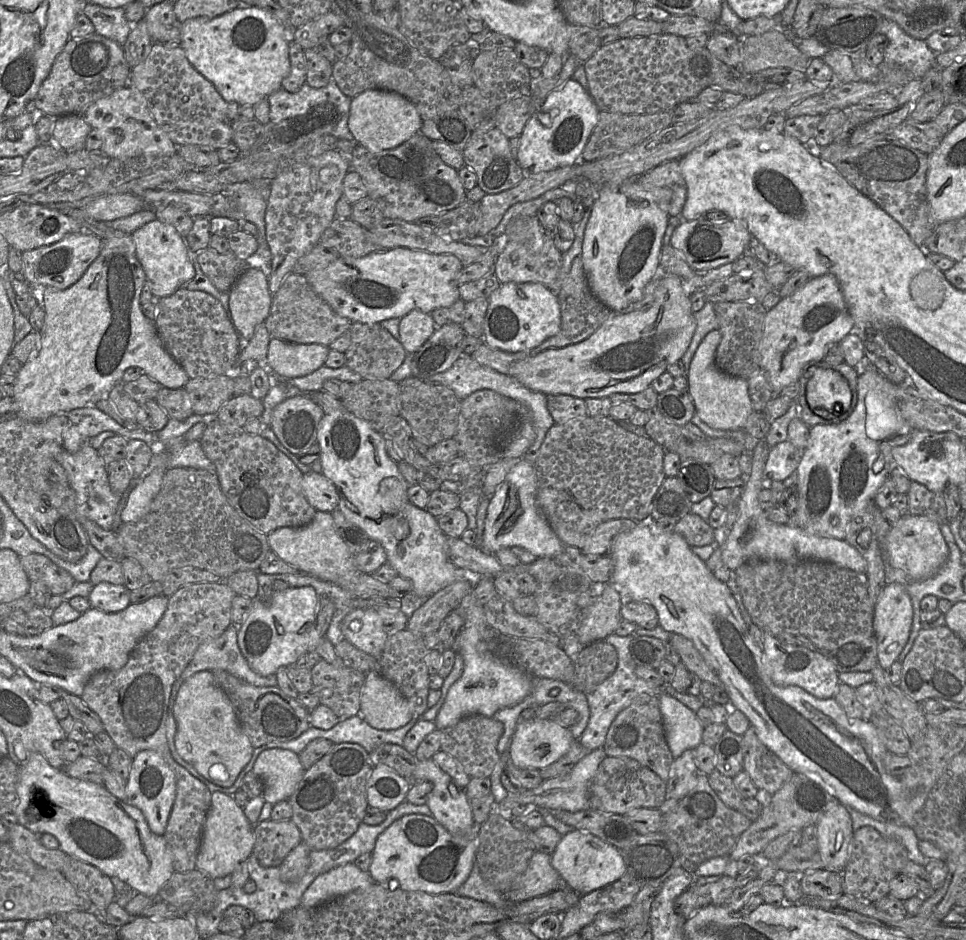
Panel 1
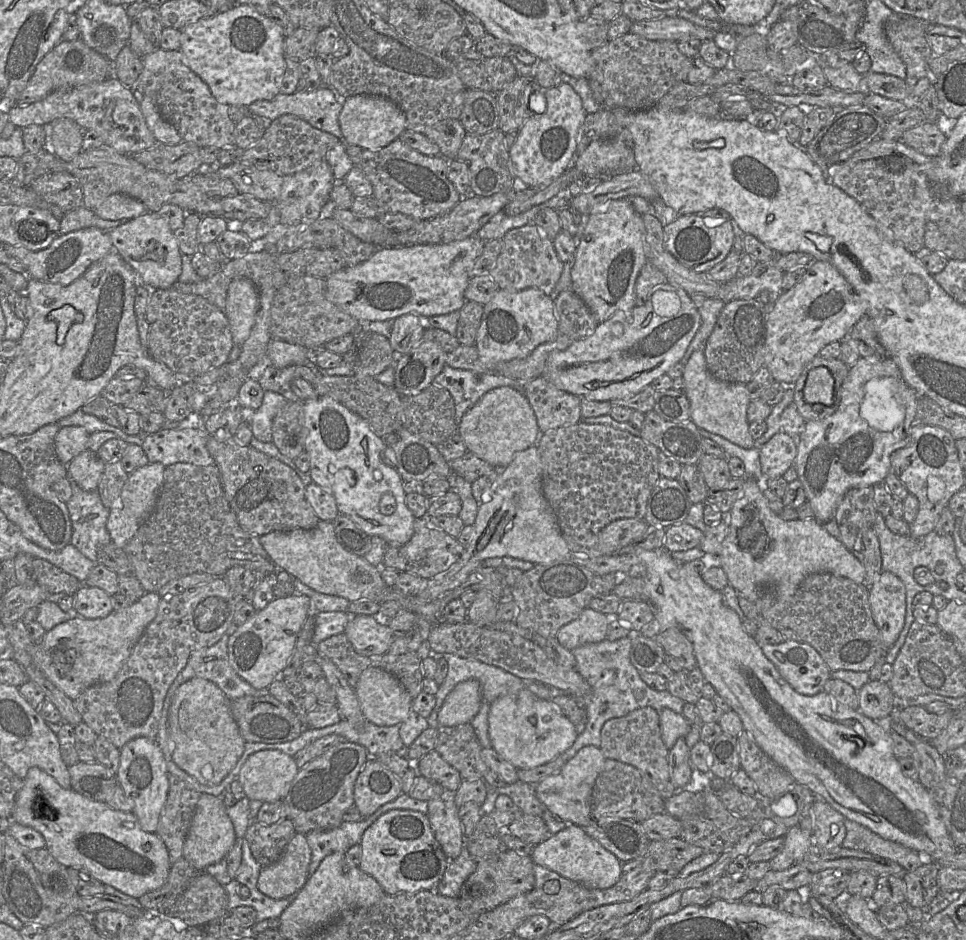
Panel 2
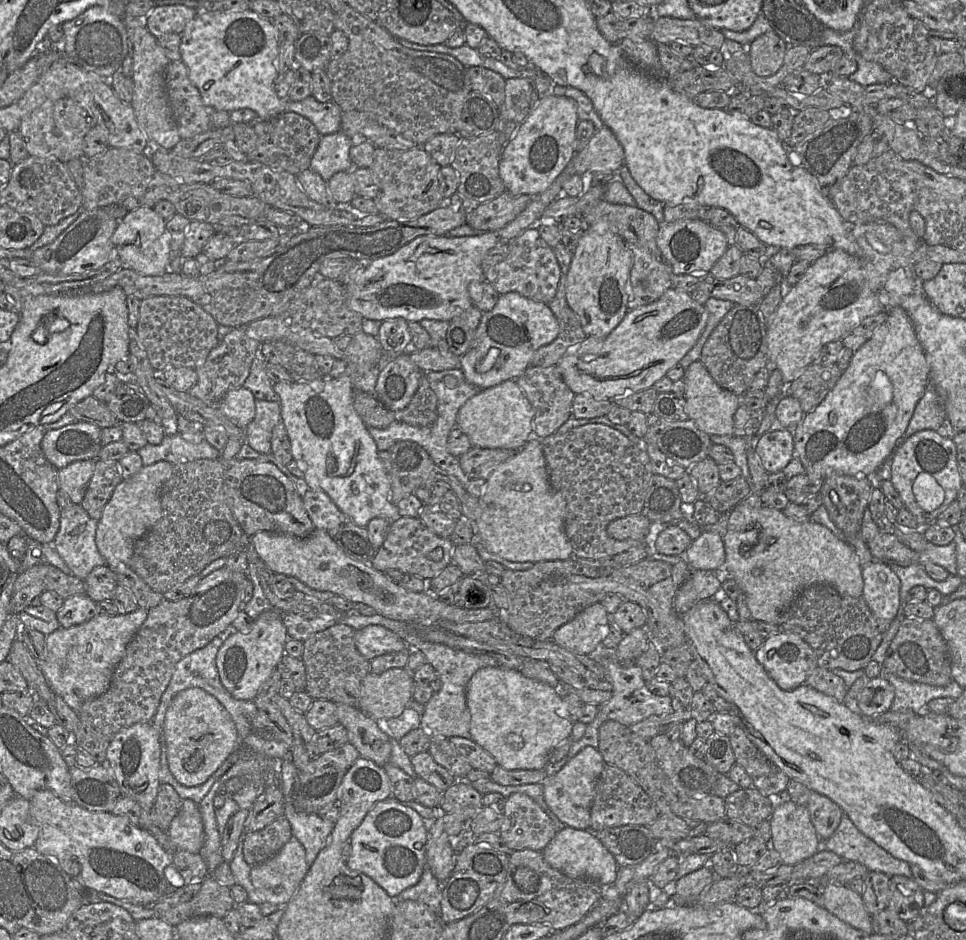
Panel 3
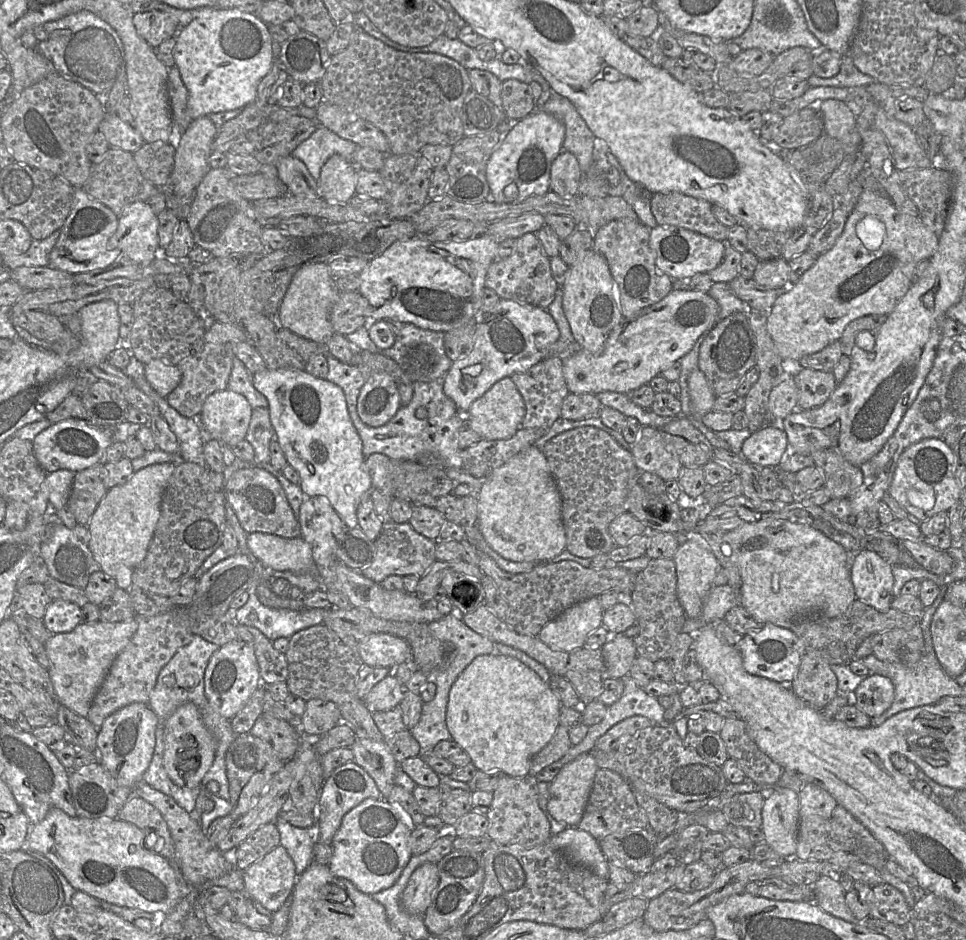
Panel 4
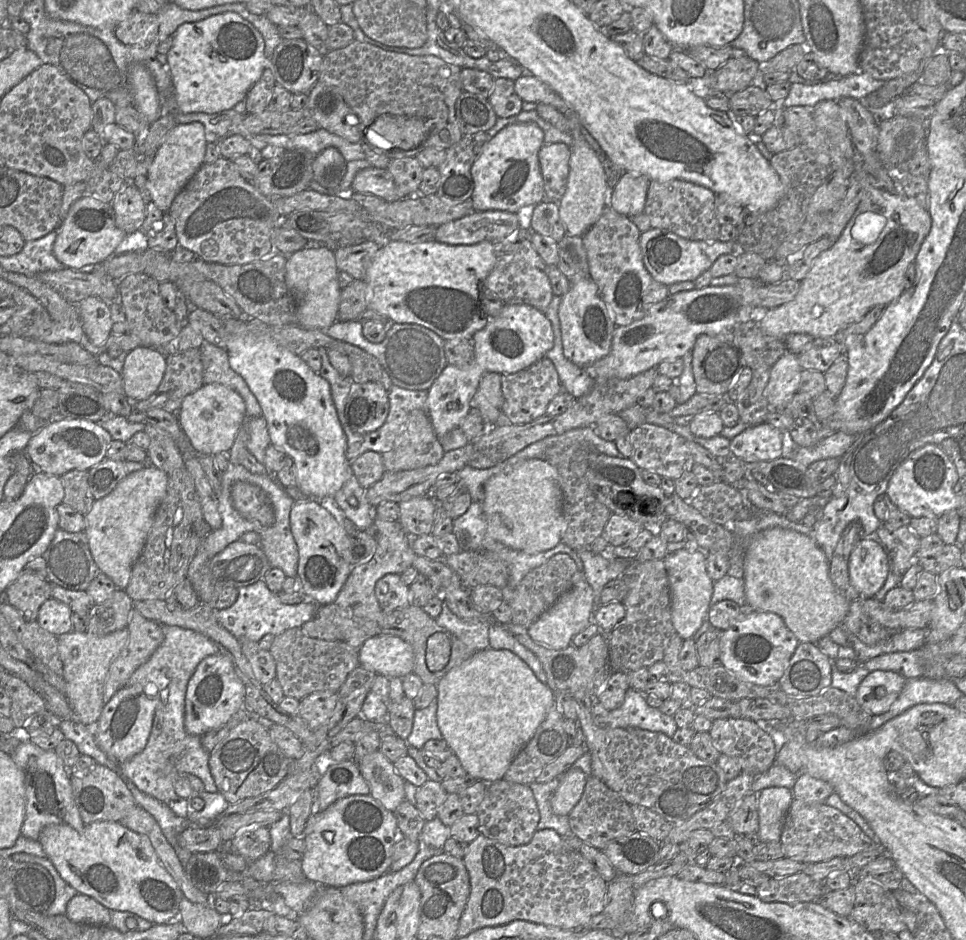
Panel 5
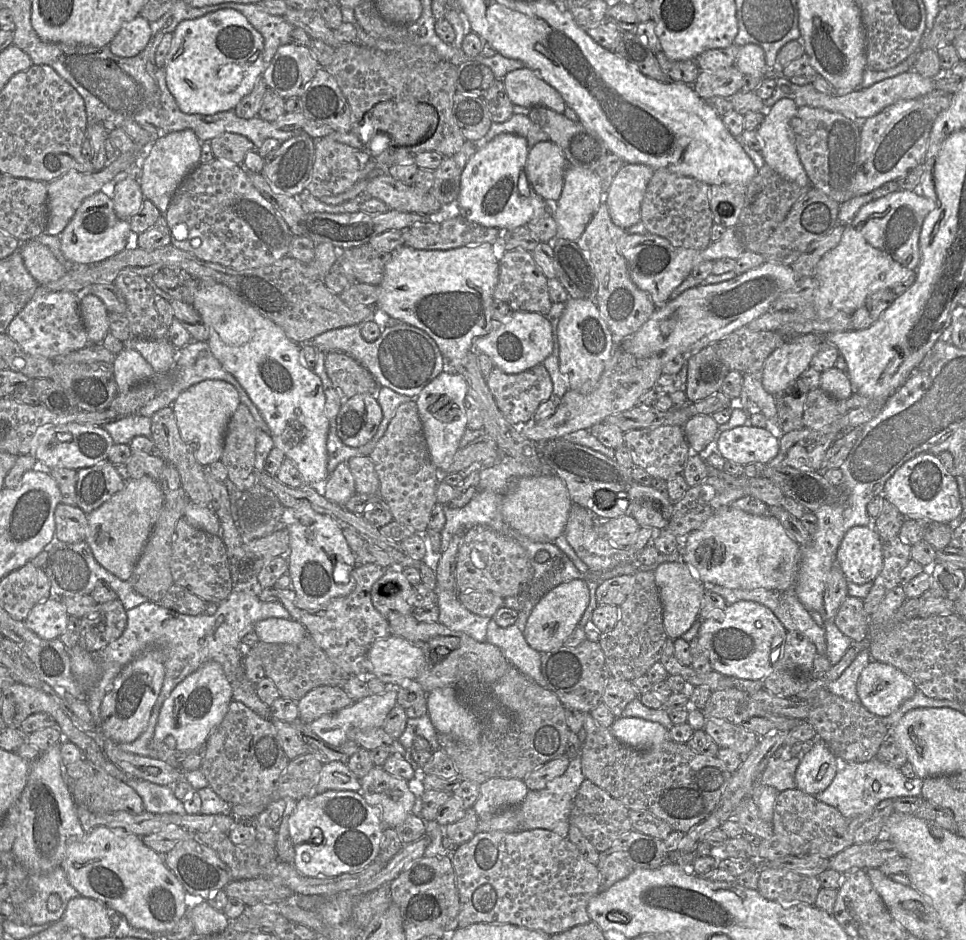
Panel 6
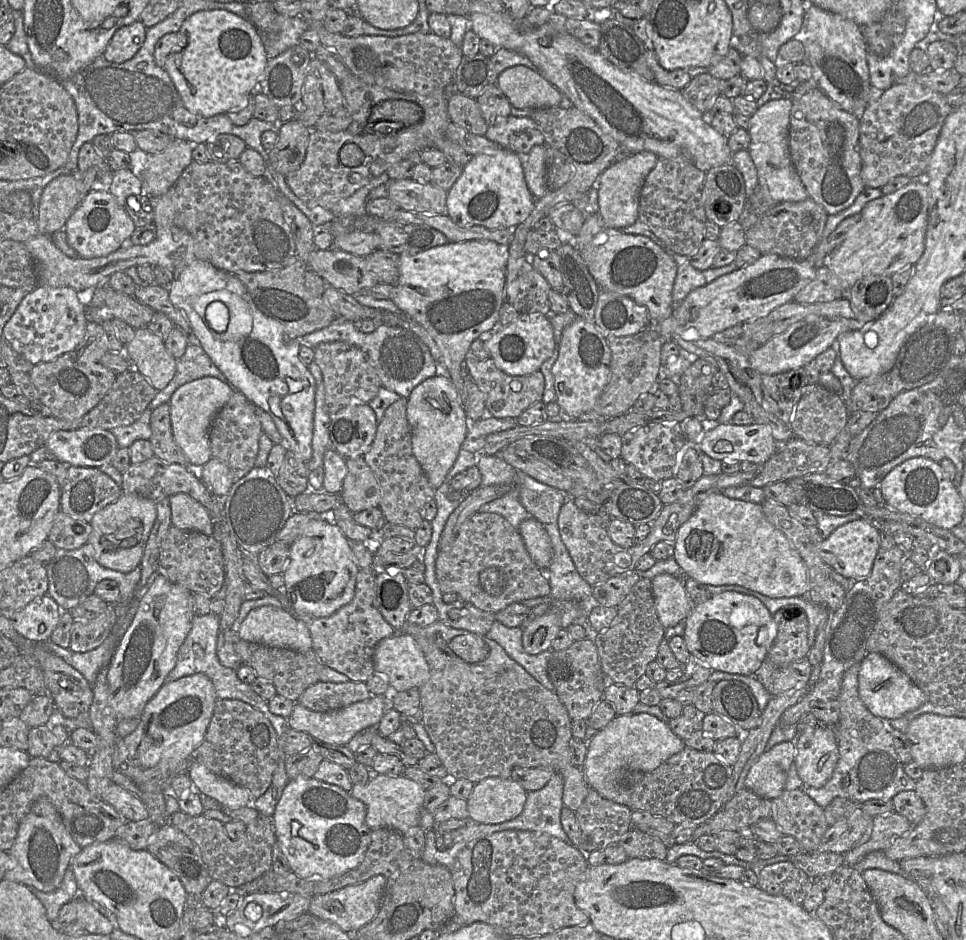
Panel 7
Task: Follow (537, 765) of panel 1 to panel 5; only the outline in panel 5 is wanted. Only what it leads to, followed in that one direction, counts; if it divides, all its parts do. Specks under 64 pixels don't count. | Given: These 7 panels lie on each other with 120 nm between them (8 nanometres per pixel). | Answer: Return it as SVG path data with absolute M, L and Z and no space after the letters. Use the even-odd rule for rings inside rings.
M510 650L475 652L436 684L437 725L467 774L485 783L502 780L519 752L533 738L555 702L555 695Z

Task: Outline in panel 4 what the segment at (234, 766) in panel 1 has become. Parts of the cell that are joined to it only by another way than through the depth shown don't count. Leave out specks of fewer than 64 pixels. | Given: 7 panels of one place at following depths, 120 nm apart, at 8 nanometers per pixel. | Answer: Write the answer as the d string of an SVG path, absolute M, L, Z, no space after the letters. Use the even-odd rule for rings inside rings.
M192 702L179 706L167 719L164 729L163 766L171 781L180 787L199 786L212 766L215 754L216 742L206 728L197 706Z

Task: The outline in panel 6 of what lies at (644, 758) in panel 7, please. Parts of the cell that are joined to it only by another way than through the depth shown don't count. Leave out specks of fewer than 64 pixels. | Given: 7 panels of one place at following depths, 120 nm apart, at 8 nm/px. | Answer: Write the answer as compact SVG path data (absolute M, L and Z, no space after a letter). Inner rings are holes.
M618 717L610 731L621 743L642 750L670 740L669 730L663 725L638 717Z

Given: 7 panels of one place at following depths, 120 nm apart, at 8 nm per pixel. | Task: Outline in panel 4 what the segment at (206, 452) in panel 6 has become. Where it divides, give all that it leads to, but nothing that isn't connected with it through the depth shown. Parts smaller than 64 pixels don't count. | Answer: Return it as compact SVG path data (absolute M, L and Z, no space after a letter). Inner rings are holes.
M226 389L205 400L197 420L213 439L234 447L246 437L252 410L243 395Z

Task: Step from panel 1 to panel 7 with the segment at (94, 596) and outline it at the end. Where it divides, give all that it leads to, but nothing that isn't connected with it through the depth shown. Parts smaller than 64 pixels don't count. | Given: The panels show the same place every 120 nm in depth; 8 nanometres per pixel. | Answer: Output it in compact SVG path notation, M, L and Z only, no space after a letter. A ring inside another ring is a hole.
M48 594L31 601L10 618L16 631L32 642L45 642L58 625L62 609Z

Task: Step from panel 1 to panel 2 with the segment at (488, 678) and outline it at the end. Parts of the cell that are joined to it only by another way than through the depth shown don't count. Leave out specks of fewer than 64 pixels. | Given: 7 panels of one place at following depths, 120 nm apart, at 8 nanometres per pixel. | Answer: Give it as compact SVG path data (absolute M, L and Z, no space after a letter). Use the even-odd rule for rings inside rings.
M475 679L458 683L445 698L437 721L440 727L469 723L481 707L481 687Z

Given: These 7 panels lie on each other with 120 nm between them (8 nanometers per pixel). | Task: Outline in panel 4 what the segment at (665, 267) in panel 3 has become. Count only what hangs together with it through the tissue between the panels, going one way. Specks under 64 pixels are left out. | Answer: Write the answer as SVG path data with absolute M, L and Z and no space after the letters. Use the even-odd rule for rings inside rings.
M623 218L602 225L593 236L592 250L601 254L607 261L624 318L656 304L672 290L673 280L655 265L655 252L649 246L650 230L651 228L638 220Z

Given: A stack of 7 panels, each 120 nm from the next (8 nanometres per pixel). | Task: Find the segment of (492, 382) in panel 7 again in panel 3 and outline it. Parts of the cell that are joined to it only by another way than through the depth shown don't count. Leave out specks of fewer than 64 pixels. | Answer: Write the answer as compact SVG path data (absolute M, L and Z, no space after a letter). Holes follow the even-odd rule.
M530 365L516 382L533 407L533 432L538 436L548 437L554 434L572 416L575 393L564 382L557 365L549 367Z

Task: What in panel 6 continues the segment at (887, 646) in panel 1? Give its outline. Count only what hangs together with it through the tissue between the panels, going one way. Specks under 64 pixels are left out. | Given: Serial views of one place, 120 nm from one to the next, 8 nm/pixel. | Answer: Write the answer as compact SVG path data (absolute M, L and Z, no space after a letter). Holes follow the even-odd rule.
M854 526L836 551L836 563L848 581L872 583L883 568L882 539L873 527Z

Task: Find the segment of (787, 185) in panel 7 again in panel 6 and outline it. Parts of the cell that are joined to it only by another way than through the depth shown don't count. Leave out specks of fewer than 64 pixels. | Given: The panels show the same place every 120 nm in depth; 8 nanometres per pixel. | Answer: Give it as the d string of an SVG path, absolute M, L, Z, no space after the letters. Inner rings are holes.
M782 98L771 106L756 132L761 141L760 153L765 163L778 174L800 186L810 185L807 173L798 157L790 121L797 105Z

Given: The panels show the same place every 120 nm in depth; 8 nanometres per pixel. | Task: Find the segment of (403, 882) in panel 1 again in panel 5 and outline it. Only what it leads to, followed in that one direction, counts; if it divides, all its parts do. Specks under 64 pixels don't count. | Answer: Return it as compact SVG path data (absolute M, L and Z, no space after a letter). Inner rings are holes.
M369 794L341 798L308 819L304 829L306 847L301 860L301 870L306 880L335 888L374 880L388 872L393 846L400 840L399 836L403 835L398 831L394 813Z

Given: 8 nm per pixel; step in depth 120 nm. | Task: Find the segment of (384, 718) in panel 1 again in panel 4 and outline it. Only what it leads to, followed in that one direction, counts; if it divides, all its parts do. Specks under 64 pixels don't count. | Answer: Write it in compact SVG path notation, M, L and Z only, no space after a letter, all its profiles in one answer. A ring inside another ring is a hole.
M393 671L375 684L364 701L371 711L387 711L398 706L404 697L405 687L395 677Z

